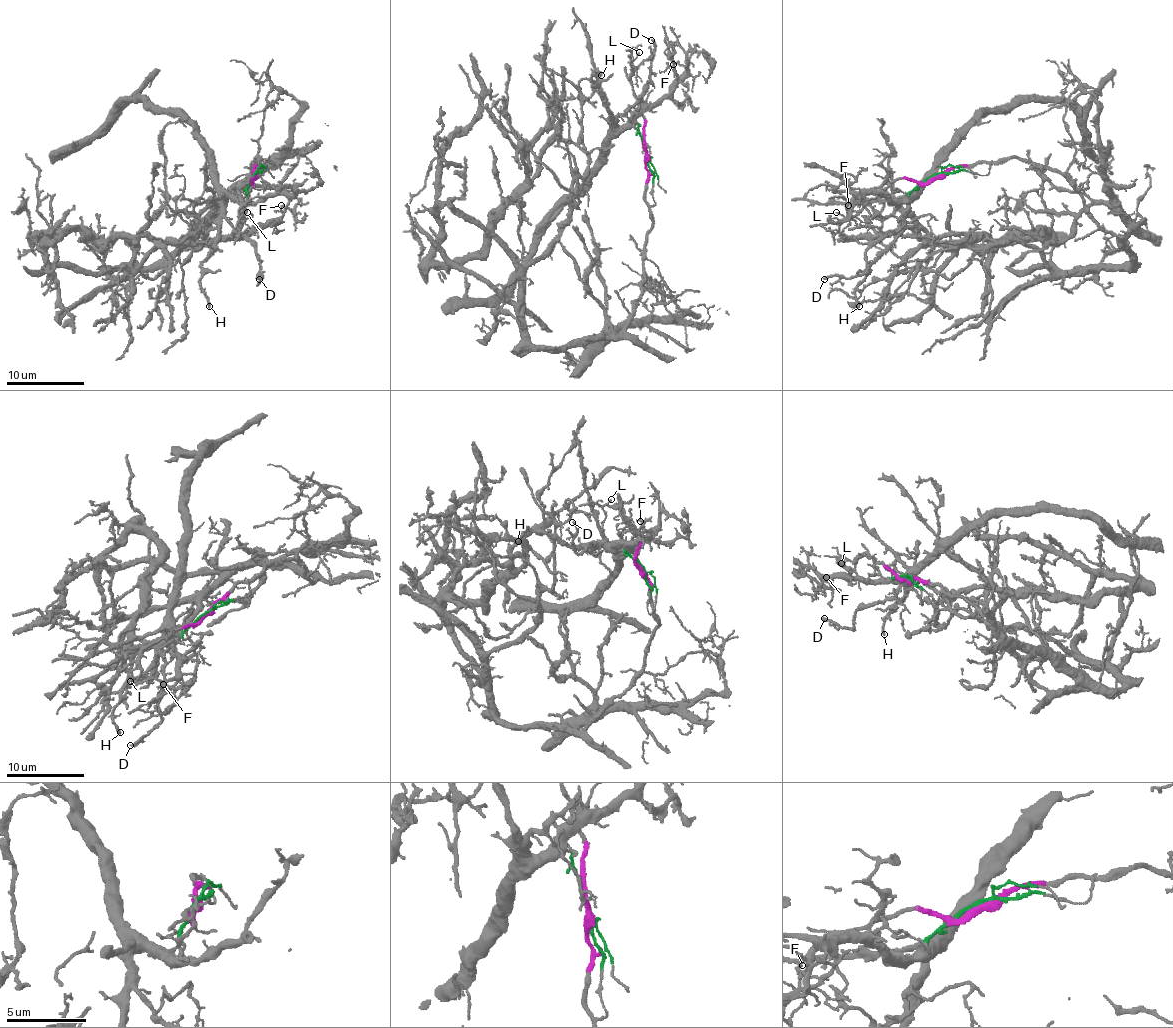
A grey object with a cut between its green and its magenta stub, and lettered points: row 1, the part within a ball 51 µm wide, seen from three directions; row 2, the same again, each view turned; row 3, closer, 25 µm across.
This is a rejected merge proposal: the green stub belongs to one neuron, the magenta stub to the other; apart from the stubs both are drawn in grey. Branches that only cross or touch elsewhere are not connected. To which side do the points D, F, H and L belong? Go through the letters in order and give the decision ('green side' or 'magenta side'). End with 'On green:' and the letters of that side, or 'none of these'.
D: green side
F: green side
H: green side
L: magenta side
On green: D, F, H

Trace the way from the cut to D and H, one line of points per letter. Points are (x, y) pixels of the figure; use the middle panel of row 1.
D: (645, 151), (639, 125), (618, 125), (616, 120), (627, 112), (651, 82), (655, 43), (651, 39)
H: (645, 151), (639, 125), (616, 123), (612, 120), (608, 102), (594, 88), (594, 73), (598, 71), (602, 75)

